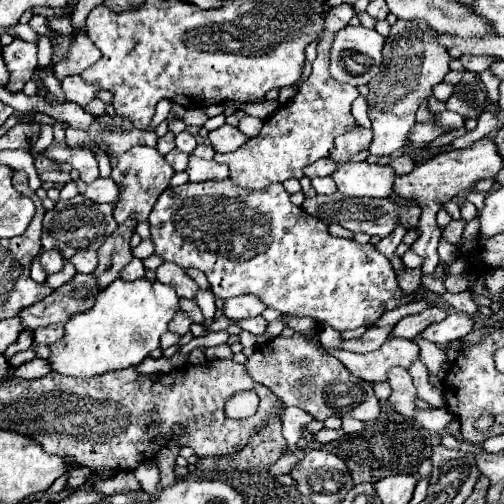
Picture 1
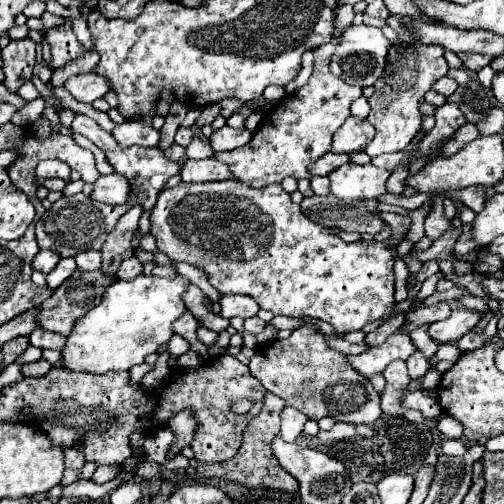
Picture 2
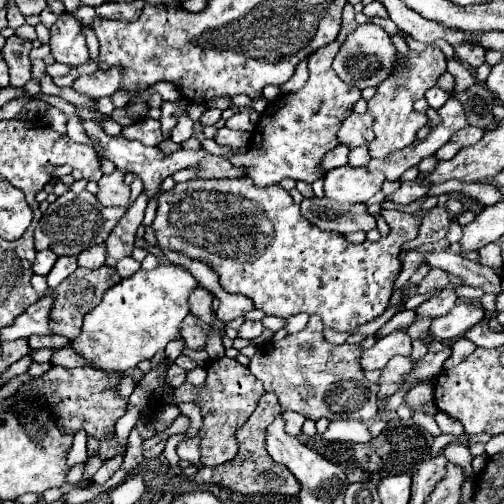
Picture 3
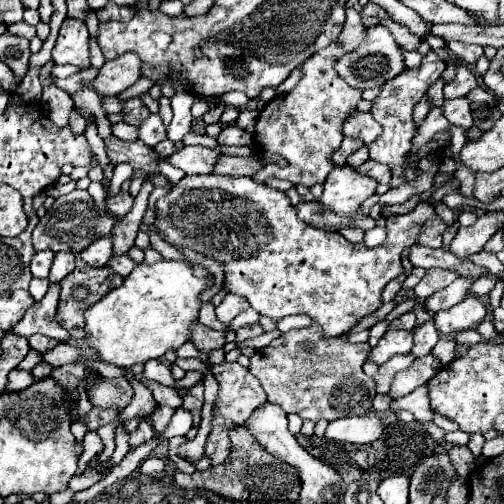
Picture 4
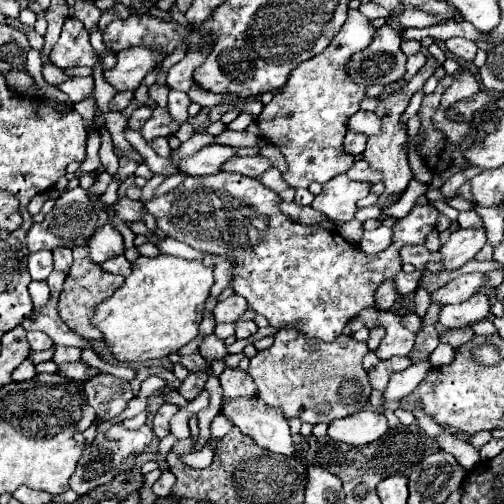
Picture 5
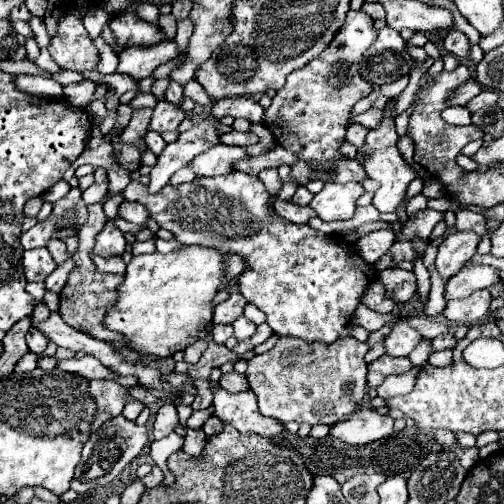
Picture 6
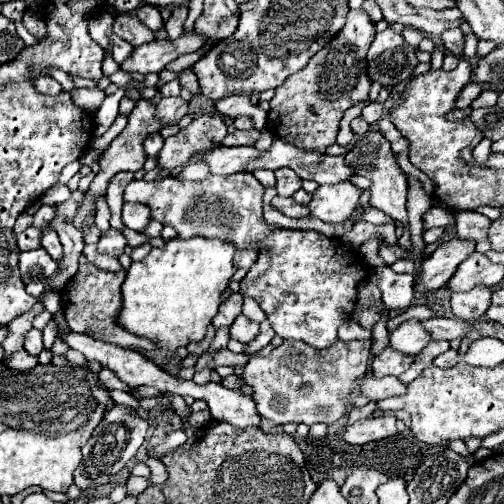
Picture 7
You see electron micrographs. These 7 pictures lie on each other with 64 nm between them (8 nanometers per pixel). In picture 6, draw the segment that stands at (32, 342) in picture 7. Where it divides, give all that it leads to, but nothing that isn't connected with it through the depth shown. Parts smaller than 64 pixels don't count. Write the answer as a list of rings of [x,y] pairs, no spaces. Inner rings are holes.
[[[30,328],[28,330],[28,336],[26,336],[26,344],[28,344],[28,350],[34,352],[34,354],[42,354],[44,348],[46,348],[46,336],[38,332],[38,328]]]

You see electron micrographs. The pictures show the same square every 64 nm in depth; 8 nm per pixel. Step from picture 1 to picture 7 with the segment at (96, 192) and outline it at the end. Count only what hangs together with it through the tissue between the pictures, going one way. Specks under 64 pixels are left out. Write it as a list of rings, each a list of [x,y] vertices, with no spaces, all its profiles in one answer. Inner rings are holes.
[[[126,202],[122,208],[122,222],[136,232],[144,232],[144,228],[150,222],[150,208],[144,204]]]

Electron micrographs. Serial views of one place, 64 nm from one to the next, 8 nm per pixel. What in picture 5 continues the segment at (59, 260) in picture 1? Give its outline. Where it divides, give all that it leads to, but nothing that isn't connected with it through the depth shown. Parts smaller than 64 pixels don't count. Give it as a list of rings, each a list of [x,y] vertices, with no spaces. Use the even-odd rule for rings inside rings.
[[[50,250],[30,252],[28,272],[30,272],[32,280],[46,280],[52,270],[54,270],[54,262],[52,262],[52,252]]]

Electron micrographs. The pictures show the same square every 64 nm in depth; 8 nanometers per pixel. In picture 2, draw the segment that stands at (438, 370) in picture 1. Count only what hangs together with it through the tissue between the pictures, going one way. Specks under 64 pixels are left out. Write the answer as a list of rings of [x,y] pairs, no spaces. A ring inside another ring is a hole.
[[[418,326],[416,330],[410,332],[410,338],[412,342],[424,352],[424,356],[434,356],[434,352],[438,350],[438,344],[428,336],[428,326]]]

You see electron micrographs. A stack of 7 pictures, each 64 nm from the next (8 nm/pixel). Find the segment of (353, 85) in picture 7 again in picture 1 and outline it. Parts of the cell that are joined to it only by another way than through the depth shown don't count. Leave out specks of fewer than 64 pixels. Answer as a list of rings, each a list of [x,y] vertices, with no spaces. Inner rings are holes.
[[[340,4],[330,8],[328,24],[324,28],[324,36],[318,42],[318,56],[312,64],[312,74],[298,88],[296,96],[282,104],[262,126],[256,138],[250,138],[244,146],[228,154],[214,154],[216,162],[222,162],[230,168],[230,178],[250,190],[262,190],[272,182],[284,182],[288,178],[302,178],[304,168],[318,158],[324,158],[334,148],[334,138],[344,132],[344,128],[354,124],[350,114],[350,104],[360,96],[356,86],[340,84],[330,76],[330,48],[334,42],[334,34],[348,26],[354,16],[354,8],[350,4]]]

